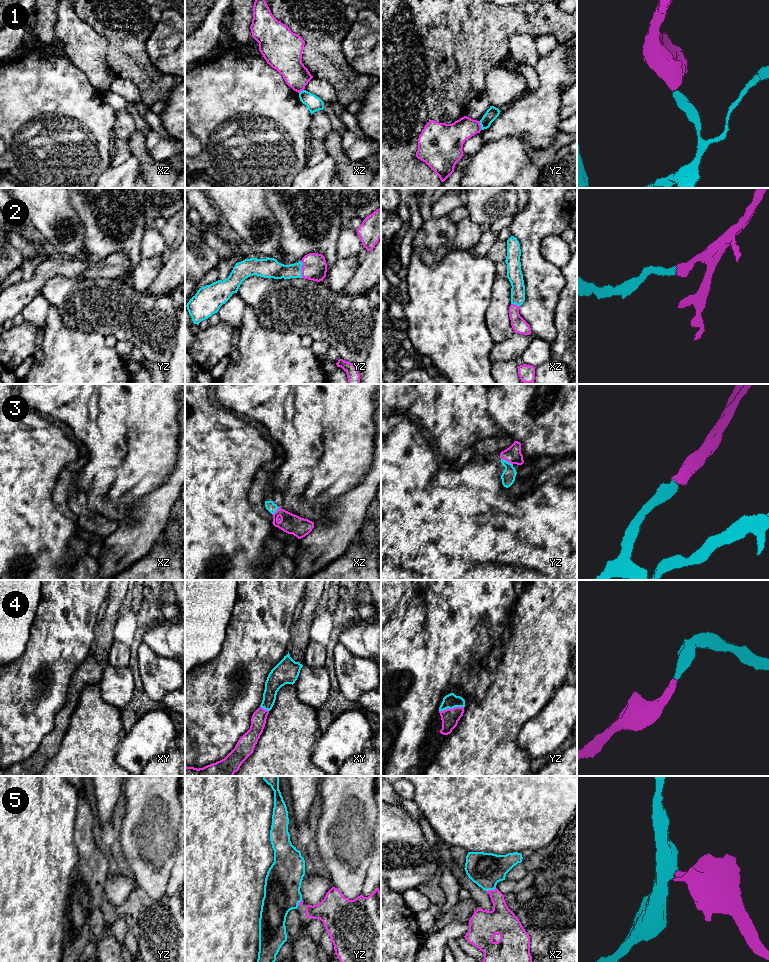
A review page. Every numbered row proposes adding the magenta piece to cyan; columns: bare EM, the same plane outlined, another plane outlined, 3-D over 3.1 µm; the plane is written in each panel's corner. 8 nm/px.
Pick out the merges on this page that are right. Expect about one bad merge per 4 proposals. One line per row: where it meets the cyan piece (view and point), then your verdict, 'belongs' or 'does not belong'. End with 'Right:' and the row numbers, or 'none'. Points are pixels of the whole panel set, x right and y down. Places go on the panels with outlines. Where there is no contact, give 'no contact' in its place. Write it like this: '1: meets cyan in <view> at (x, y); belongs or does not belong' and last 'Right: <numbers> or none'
1: meets cyan in yz at (480, 124); does not belong
2: meets cyan in yz at (300, 269); belongs
3: meets cyan in yz at (506, 461); belongs
4: meets cyan in yz at (451, 708); belongs
5: meets cyan in xz at (491, 889); belongs
Right: 2, 3, 4, 5

